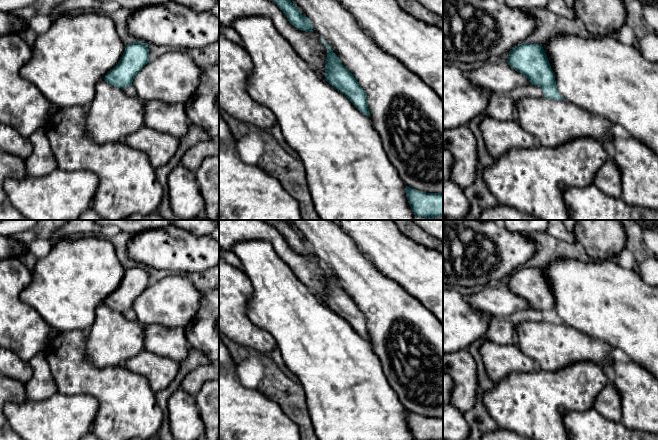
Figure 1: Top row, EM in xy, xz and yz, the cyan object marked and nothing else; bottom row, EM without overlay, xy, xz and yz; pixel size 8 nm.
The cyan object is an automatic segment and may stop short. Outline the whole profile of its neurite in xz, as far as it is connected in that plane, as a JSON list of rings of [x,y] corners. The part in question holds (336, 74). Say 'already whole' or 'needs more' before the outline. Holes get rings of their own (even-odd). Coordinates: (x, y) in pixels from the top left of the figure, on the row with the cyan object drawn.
already whole | [[[321,39],[321,41],[327,48],[325,61],[326,81],[344,94],[360,112],[370,116],[365,91],[358,84],[353,74],[341,63],[331,47],[324,40]]]

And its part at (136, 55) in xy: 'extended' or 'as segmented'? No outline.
as segmented

